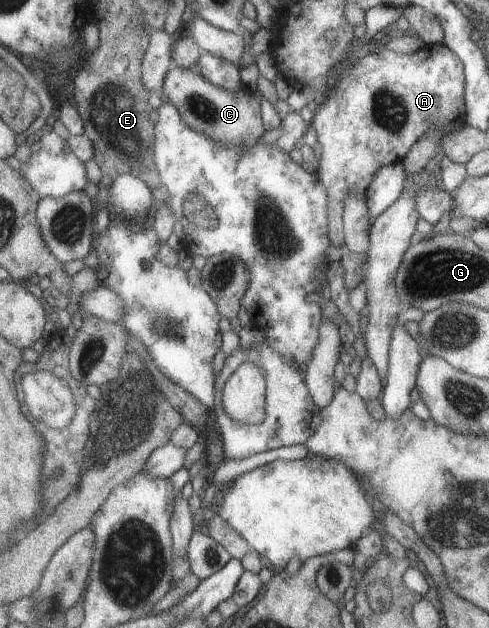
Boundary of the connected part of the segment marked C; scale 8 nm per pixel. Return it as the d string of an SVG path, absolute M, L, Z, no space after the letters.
M172 61L161 92L165 93L171 105L178 108L182 118L195 131L204 133L217 143L248 148L261 140L261 135L265 132L260 103L246 88L236 92L227 91L207 81L195 69L179 67Z

